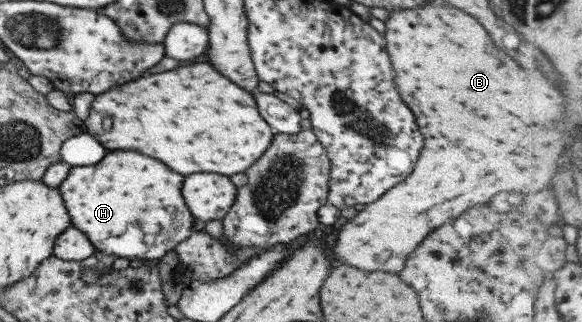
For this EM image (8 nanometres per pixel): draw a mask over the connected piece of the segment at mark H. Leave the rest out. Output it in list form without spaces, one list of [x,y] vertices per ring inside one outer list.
[[[111,151],[99,165],[93,167],[75,167],[69,171],[67,179],[59,185],[65,207],[71,215],[71,223],[83,231],[89,241],[107,255],[131,257],[131,259],[161,259],[167,251],[179,245],[191,235],[193,215],[189,213],[183,197],[181,185],[183,175],[165,167],[165,163],[151,159],[135,151]]]

